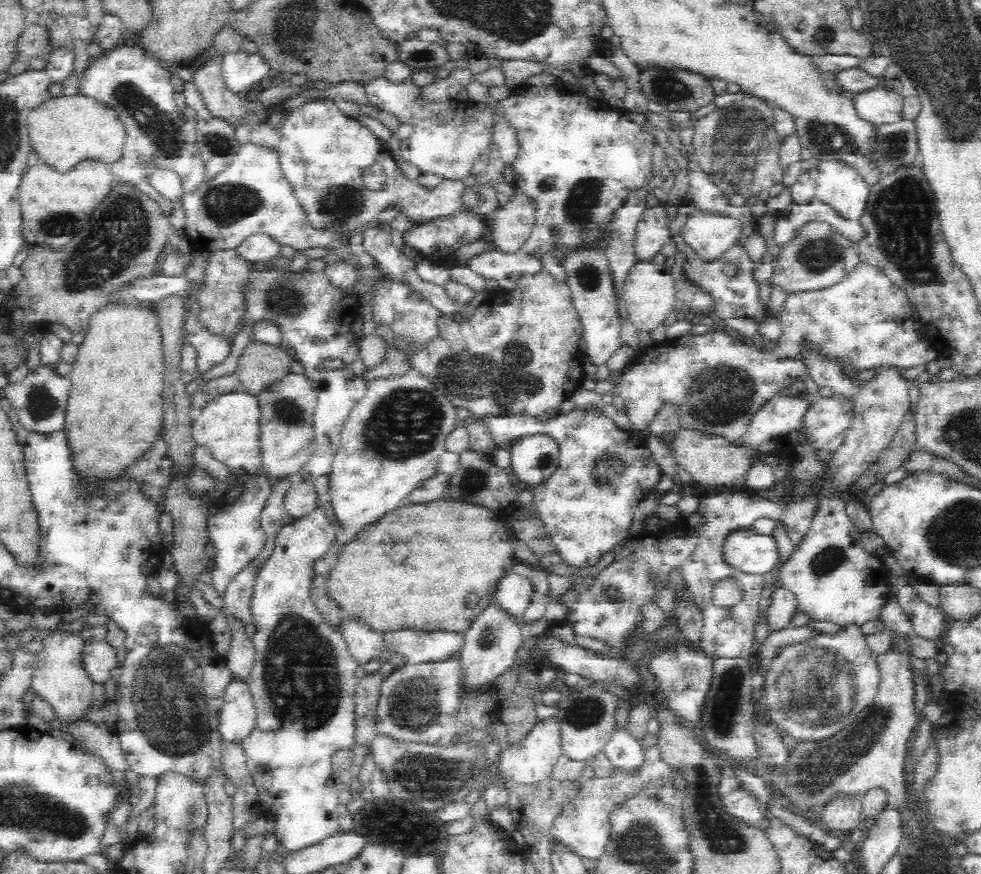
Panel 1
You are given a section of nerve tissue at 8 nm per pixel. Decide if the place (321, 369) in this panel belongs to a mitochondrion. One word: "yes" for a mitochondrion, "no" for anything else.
no

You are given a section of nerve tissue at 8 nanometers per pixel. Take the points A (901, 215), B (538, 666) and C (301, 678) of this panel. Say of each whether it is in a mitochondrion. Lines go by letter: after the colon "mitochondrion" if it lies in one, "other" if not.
A: mitochondrion
B: other
C: mitochondrion

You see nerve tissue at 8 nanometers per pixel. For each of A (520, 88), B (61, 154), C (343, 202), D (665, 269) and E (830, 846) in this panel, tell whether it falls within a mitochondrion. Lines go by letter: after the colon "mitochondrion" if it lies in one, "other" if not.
A: other
B: other
C: mitochondrion
D: other
E: other

